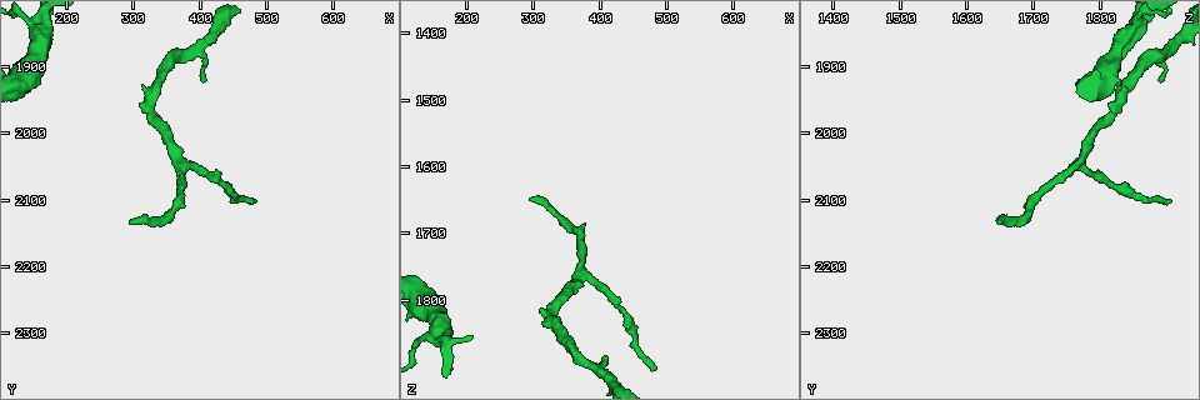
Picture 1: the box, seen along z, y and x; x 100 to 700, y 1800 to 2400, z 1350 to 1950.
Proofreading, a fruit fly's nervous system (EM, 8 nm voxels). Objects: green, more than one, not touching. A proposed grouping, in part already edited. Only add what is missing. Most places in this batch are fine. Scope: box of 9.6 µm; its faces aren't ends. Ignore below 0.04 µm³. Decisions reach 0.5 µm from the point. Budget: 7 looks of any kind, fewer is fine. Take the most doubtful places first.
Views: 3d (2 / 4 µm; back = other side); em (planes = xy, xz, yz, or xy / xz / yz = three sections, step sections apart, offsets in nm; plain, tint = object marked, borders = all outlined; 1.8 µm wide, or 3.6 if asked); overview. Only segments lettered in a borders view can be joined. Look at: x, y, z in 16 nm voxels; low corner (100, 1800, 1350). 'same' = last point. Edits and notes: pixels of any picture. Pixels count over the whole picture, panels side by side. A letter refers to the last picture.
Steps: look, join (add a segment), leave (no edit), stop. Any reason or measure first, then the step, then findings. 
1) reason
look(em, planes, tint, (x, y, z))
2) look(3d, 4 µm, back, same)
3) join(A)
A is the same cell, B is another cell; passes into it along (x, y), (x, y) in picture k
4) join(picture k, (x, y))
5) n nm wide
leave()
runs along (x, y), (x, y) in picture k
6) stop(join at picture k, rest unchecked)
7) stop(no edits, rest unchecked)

long arm stops here
look(3d, 2 µm, (295, 2135, 1645))

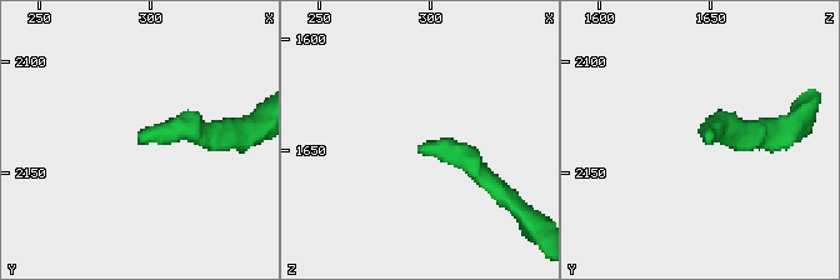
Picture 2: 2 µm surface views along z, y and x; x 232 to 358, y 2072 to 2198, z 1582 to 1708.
shape alone is not enough
look(em, xz, step 16, plain, (293, 2135, 1649))

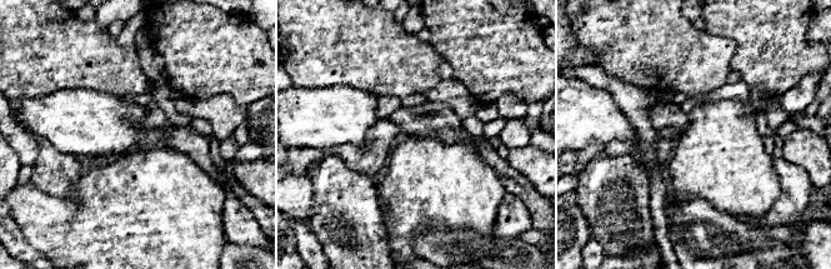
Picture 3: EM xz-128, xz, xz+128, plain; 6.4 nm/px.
see the neighbours
look(em, xz, step 16, borders, same)

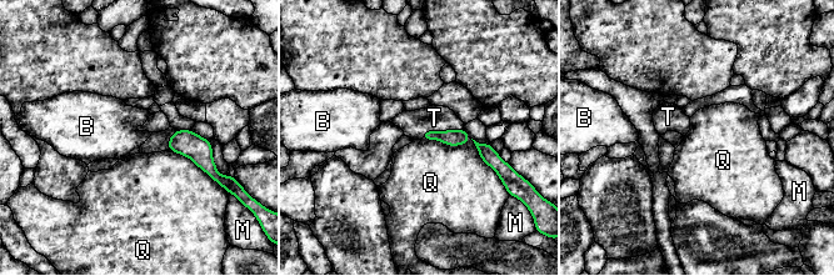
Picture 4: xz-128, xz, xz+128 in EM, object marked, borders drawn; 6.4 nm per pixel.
join(picture 4, (434, 118))
T is the same cell, B, M and Q are other cells; the cell continues

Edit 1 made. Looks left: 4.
see it whole again
look(overview)

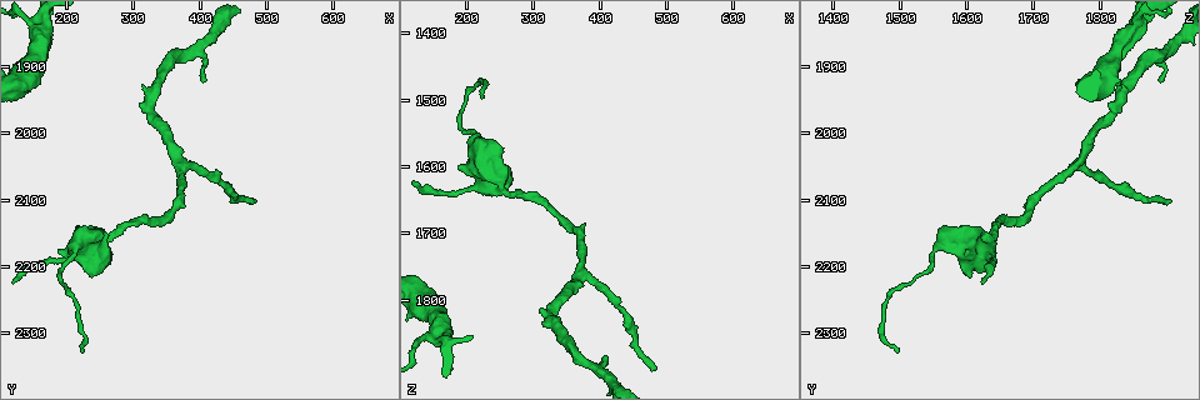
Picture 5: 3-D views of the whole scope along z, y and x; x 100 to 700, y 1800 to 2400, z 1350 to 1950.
side arm on a straight run
look(em, yz, step 16, borders, (160, 1850, 1840))

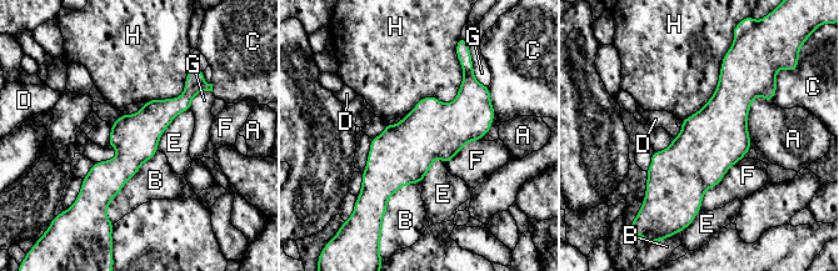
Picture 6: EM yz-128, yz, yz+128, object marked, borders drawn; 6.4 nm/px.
leave()
A, B, C, D, E, F, G and H are other cells; border along (457, 54), (457, 96), (401, 118) in picture 6; no lettered segment goes on from it

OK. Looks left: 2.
free end
look(em, planes, borders, (485, 2100, 1905))

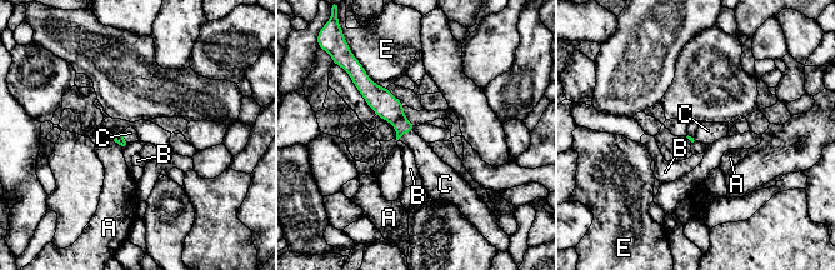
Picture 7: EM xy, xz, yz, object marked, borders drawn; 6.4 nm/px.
join(picture 7, (428, 161))
C is the same cell, A, B and E are other cells; passes into it along (385, 105), (405, 131), (428, 161) in picture 7; it goes on there

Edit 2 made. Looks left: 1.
stop(join at picture 4, join at picture 7, rest unchecked)

